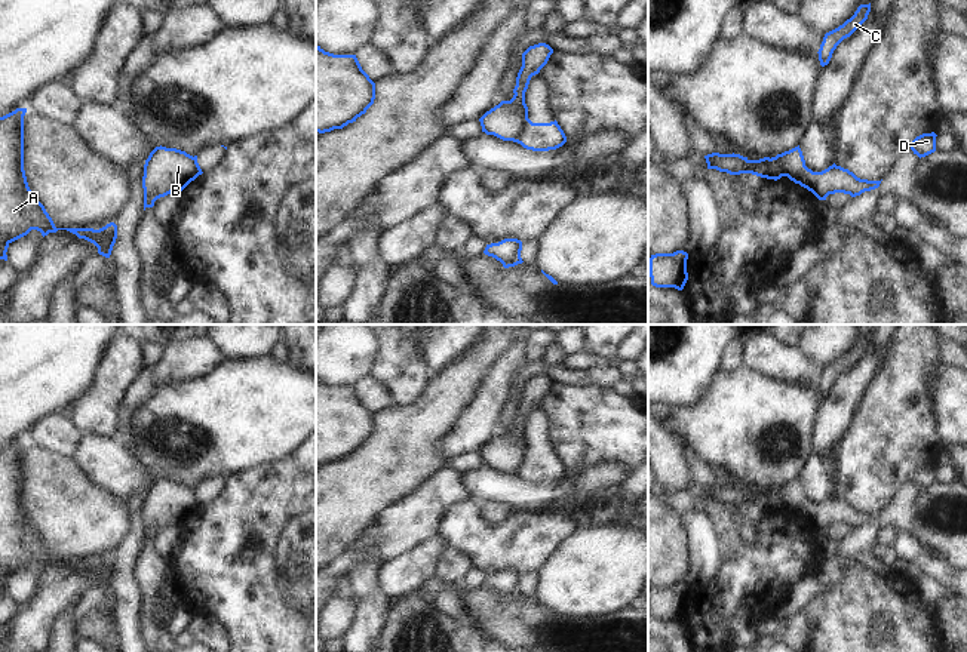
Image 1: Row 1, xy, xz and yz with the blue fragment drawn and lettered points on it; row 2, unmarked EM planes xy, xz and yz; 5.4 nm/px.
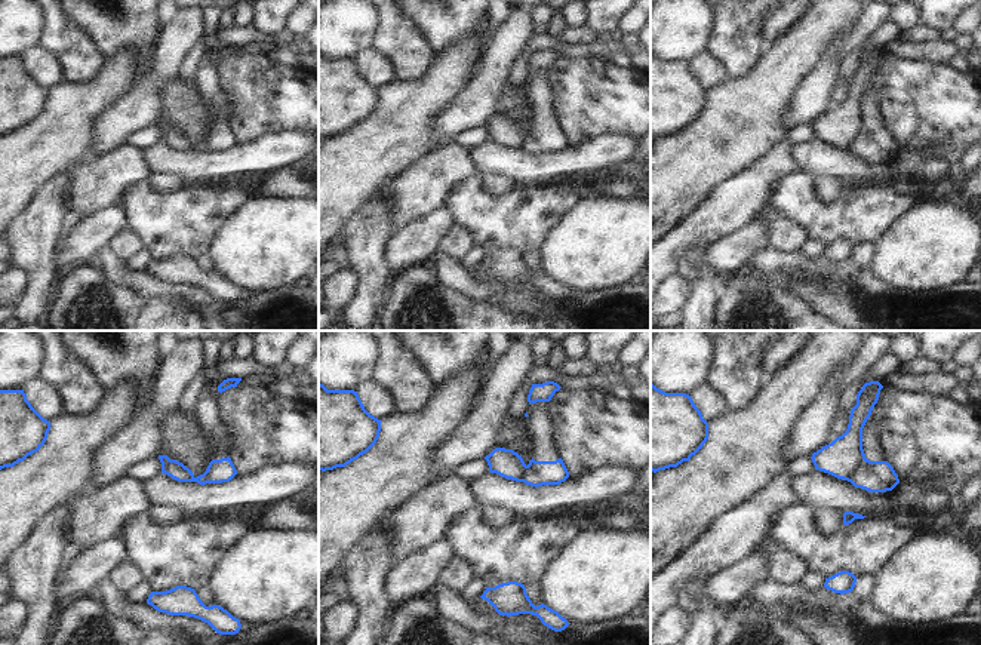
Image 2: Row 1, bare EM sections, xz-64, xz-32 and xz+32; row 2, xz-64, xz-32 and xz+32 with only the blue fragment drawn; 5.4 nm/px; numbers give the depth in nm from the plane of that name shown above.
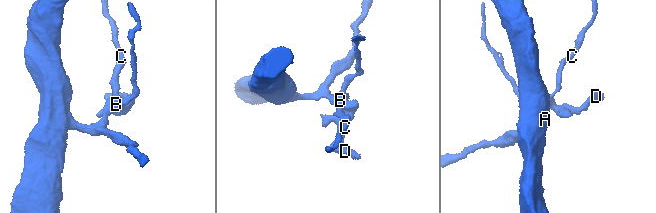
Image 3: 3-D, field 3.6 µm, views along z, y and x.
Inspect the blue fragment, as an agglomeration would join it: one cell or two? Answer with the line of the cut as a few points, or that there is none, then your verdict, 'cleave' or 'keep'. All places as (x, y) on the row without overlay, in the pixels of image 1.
xz (525, 437), (525, 457), (515, 473) | cleave

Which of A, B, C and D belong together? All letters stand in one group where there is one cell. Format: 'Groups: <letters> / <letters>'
Groups: A B C / D.

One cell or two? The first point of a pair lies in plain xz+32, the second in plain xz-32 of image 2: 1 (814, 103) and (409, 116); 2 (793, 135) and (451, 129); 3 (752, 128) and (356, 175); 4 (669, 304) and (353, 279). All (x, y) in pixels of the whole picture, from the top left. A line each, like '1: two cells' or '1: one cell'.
1: two cells
2: two cells
3: one cell
4: one cell

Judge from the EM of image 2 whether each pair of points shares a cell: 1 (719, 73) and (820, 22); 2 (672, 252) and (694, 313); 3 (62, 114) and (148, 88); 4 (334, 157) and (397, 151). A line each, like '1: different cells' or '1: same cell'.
1: different cells
2: different cells
3: different cells
4: same cell

